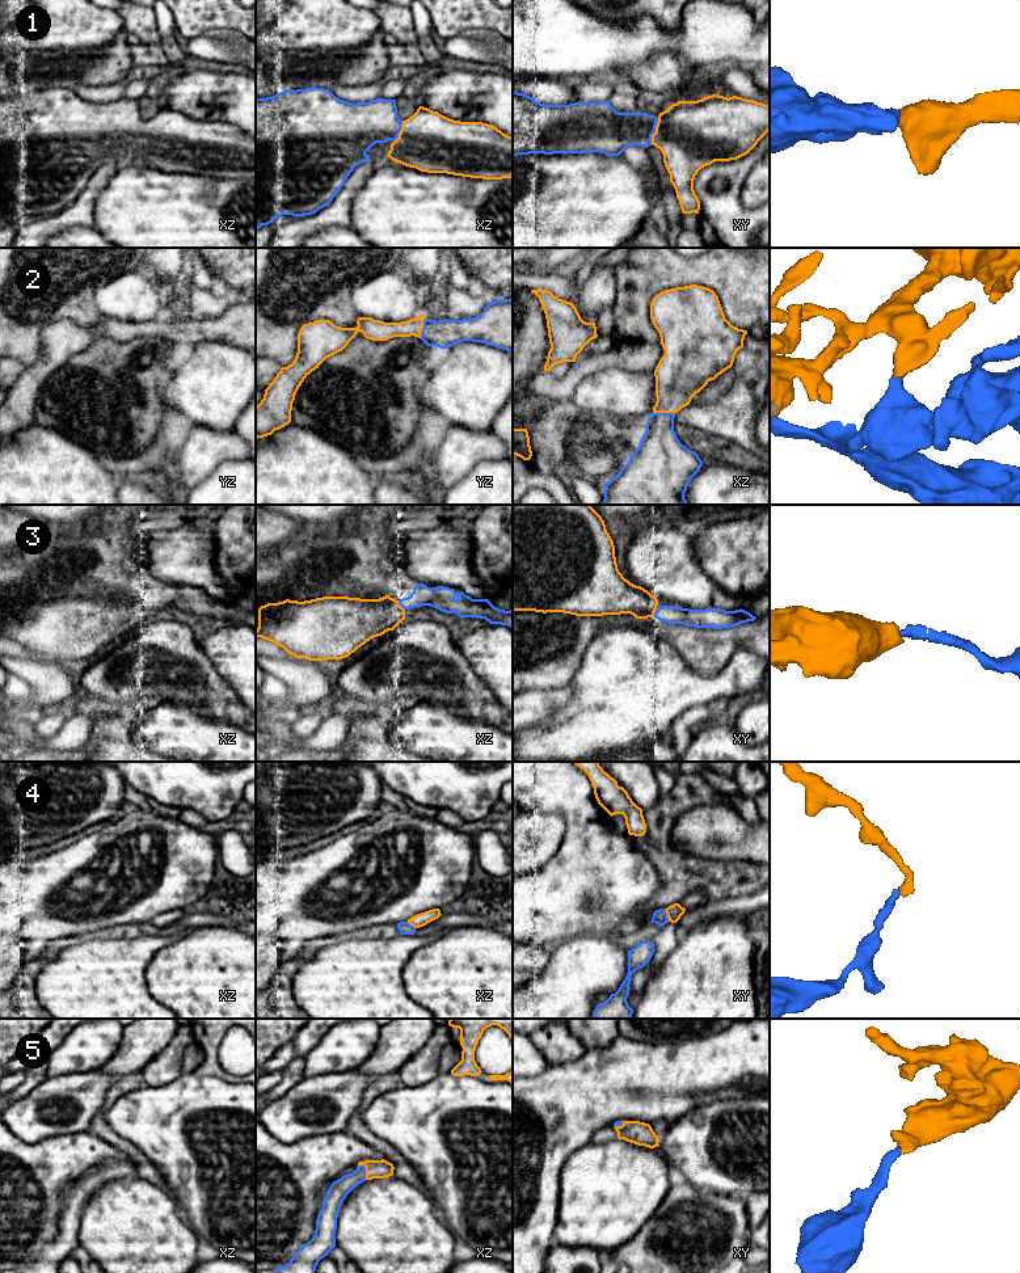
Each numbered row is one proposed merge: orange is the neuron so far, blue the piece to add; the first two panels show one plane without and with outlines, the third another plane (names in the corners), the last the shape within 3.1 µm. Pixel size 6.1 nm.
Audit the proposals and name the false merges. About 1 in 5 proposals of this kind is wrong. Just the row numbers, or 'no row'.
4

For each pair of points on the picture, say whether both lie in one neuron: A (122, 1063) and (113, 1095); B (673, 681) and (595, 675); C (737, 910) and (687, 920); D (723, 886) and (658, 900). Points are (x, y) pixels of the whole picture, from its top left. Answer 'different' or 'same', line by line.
A: different
B: same
C: same
D: same

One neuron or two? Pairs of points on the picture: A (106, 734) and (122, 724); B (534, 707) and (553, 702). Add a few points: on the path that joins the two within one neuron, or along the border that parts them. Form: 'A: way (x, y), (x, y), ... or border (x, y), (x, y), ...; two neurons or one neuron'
A: way (110, 730), (118, 726); one neuron
B: way (539, 704), (548, 702); one neuron

